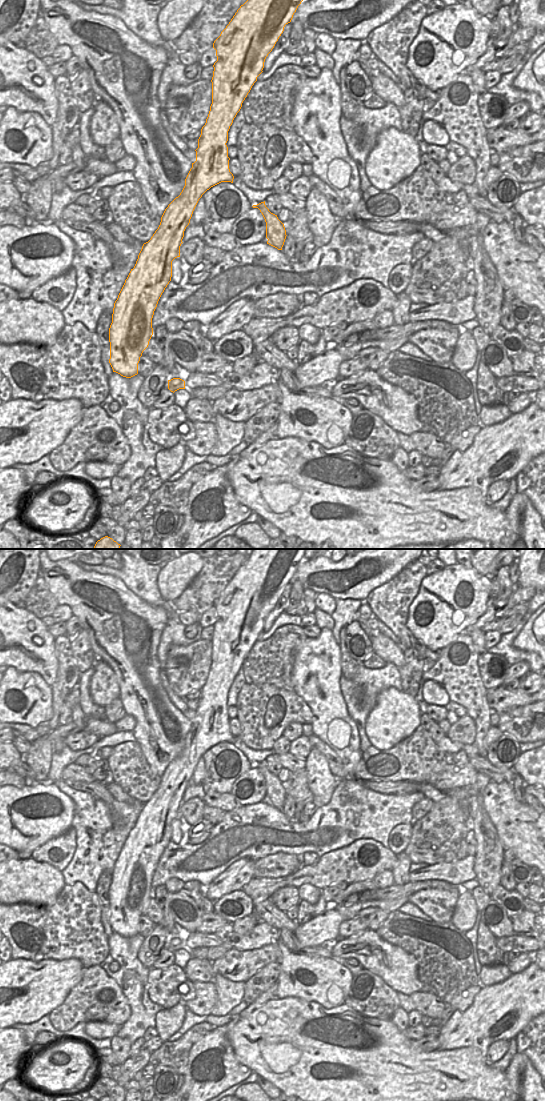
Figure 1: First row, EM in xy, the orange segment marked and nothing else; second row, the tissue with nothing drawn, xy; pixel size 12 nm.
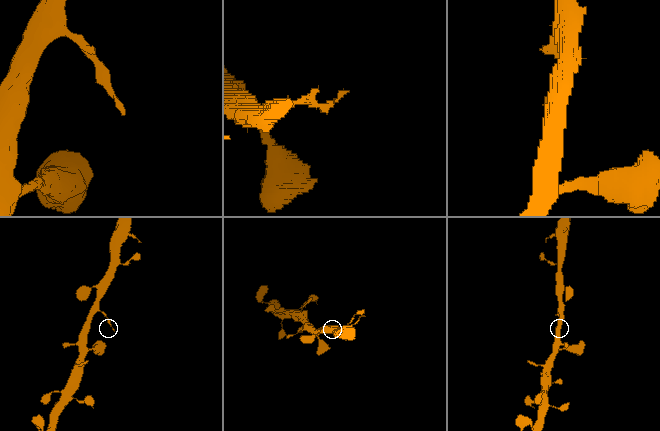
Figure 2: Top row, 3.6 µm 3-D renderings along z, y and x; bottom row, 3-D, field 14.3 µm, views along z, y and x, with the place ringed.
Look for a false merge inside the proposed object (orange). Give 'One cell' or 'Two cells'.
One cell.

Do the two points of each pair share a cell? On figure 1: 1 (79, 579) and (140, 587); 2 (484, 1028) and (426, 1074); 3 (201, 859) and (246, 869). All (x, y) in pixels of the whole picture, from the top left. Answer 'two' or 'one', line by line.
1: two
2: two
3: two

